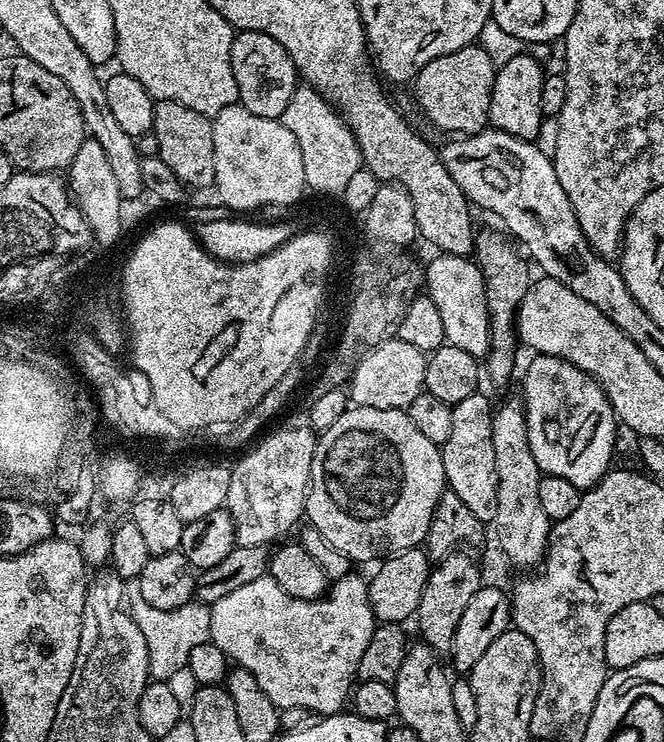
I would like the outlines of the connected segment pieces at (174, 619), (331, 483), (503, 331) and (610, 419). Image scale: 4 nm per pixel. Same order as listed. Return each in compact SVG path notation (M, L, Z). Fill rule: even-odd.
M137 578L123 583L125 599L128 601L128 611L133 622L139 626L146 640L149 652L150 678L156 682L171 681L179 671L188 665L189 656L195 647L209 643L211 607L191 600L183 604L178 610L162 611L147 605L142 598Z
M352 406L344 411L332 426L319 433L314 462L308 479L308 496L304 500L304 510L306 520L312 523L309 524L311 531L317 532L327 544L334 546L334 550L346 554L349 561L376 560L375 562L380 562L389 556L395 556L397 552L405 552L408 548L423 545L424 539L428 537L428 527L434 515L434 506L438 504L438 498L445 491L444 457L441 449L419 433L418 426L410 422L405 409L370 409Z
M484 228L474 236L474 259L480 266L484 279L484 293L488 307L488 355L483 357L482 368L486 380L496 388L504 388L512 380L512 371L516 368L516 311L520 309L522 298L530 283L528 268L530 264L518 251L517 245L503 231L495 232L492 228Z
M536 354L531 358L522 395L530 454L543 475L564 478L574 488L590 489L613 467L616 415L591 376L557 356Z

